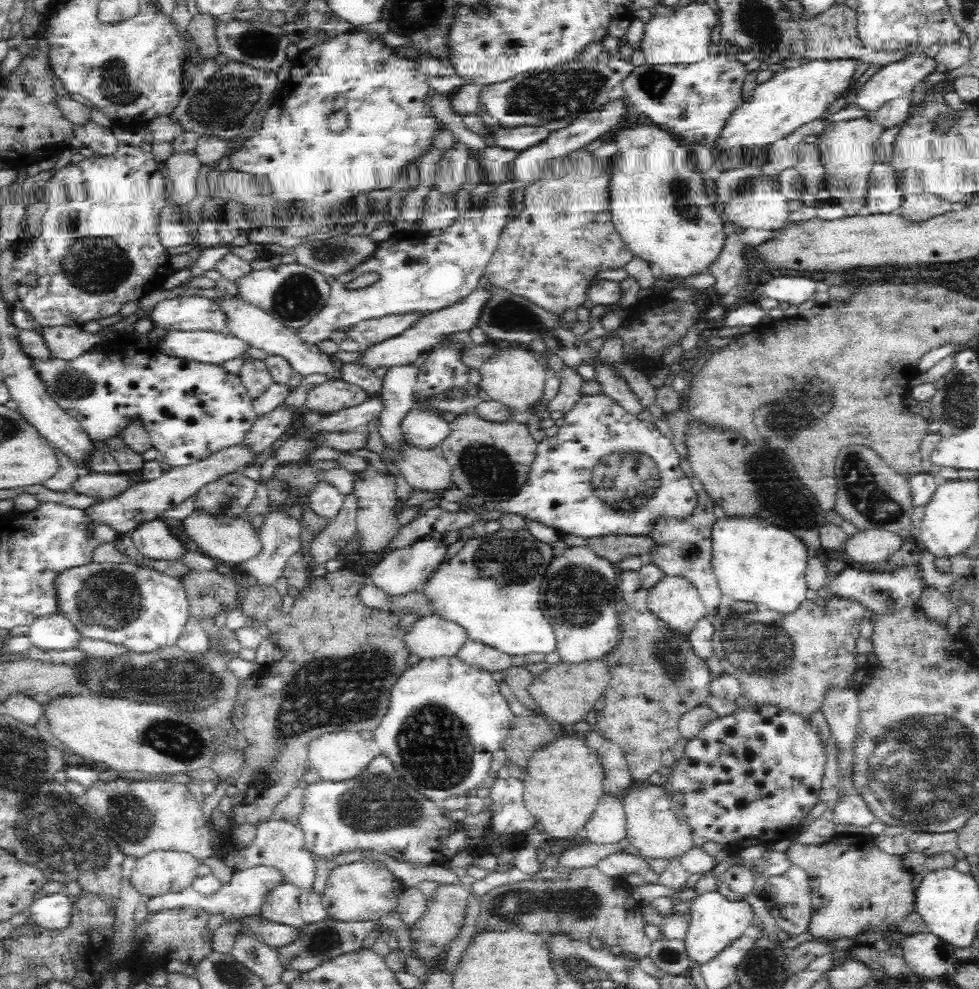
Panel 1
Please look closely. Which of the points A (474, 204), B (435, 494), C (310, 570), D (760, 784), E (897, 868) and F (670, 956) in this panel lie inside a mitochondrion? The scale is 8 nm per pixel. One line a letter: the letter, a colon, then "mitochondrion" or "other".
A: other
B: other
C: other
D: other
E: other
F: mitochondrion

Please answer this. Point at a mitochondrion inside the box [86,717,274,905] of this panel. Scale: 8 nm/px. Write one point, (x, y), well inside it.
(130, 820)

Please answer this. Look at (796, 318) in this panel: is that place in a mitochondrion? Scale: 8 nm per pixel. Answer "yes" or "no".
no

